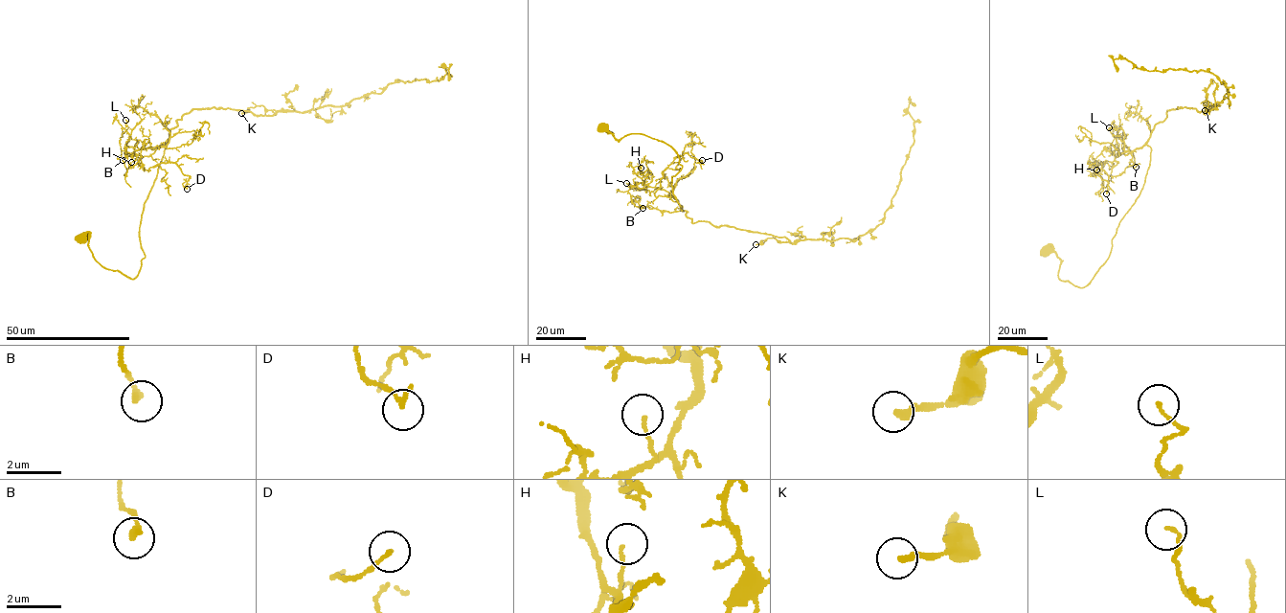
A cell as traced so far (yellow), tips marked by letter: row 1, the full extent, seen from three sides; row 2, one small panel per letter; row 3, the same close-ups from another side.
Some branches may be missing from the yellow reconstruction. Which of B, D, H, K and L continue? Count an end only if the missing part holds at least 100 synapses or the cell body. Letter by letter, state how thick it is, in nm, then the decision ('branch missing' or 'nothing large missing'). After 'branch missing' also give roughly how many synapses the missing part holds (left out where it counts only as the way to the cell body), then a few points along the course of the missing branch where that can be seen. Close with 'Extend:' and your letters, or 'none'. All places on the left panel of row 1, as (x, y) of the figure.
B: calibre 240 nm; nothing large missing
D: calibre 160 nm; nothing large missing
H: calibre 90 nm; nothing large missing
K: calibre 240 nm; nothing large missing
L: calibre 90 nm; nothing large missing
Extend: none

